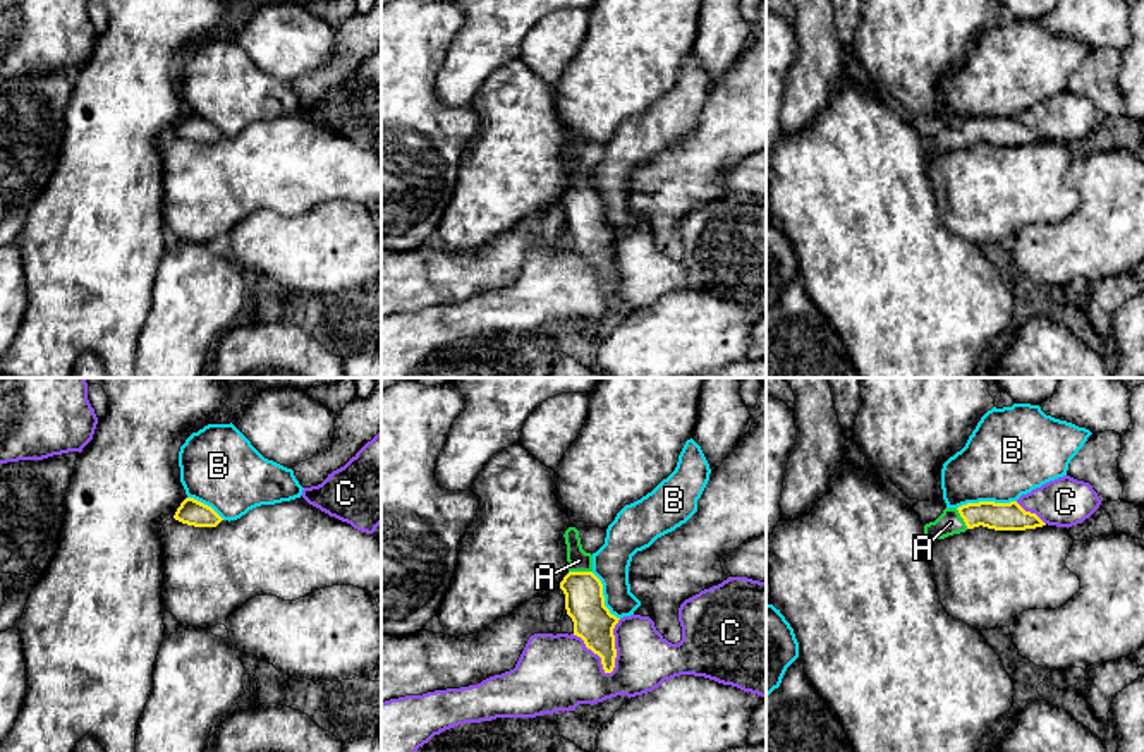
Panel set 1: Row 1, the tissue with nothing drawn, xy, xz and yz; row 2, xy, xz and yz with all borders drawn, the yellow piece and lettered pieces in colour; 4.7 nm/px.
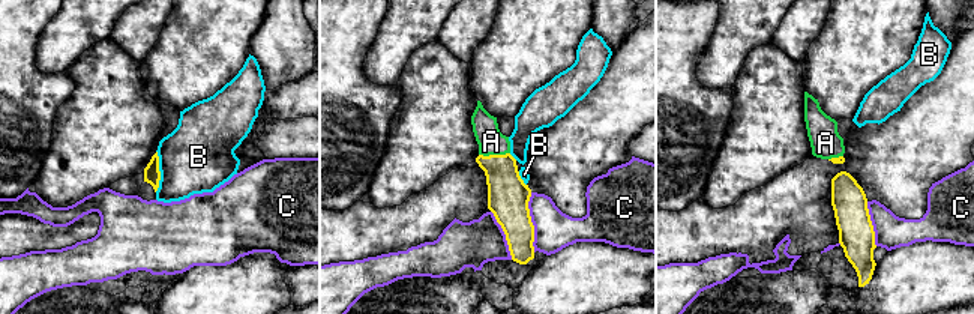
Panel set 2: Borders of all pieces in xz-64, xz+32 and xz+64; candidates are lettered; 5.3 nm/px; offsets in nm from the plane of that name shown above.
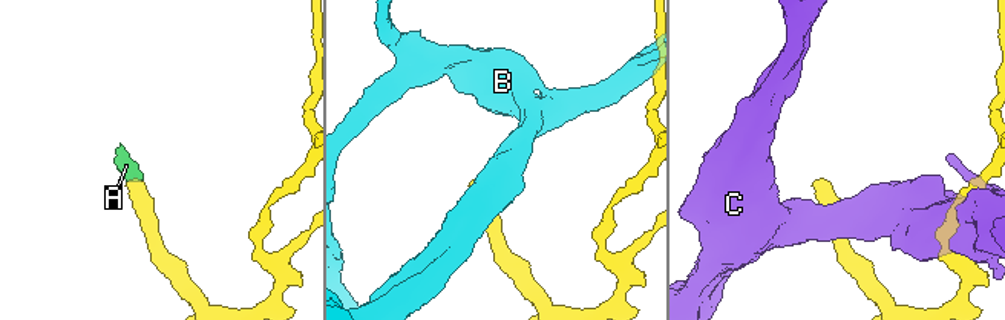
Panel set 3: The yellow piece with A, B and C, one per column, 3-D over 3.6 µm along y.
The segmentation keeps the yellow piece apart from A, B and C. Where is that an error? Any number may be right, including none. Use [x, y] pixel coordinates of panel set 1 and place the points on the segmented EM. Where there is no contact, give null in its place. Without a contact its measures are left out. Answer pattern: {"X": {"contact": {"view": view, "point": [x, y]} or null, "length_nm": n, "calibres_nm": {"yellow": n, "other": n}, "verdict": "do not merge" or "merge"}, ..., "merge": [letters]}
{"A": {"contact": {"view": "xz", "point": [581, 572]}, "length_nm": 110, "calibres_nm": {"yellow": 190, "other": 100}, "verdict": "merge"}, "B": {"contact": {"view": "yz", "point": [986, 502]}, "length_nm": 280, "calibres_nm": {"yellow": 130, "other": 400}, "verdict": "do not merge"}, "C": {"contact": {"view": "xz", "point": [596, 653]}, "length_nm": 280, "calibres_nm": {"yellow": 190, "other": 360}, "verdict": "do not merge"}, "merge": ["A"]}

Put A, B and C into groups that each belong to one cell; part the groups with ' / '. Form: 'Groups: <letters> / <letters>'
Groups: A / B / C

